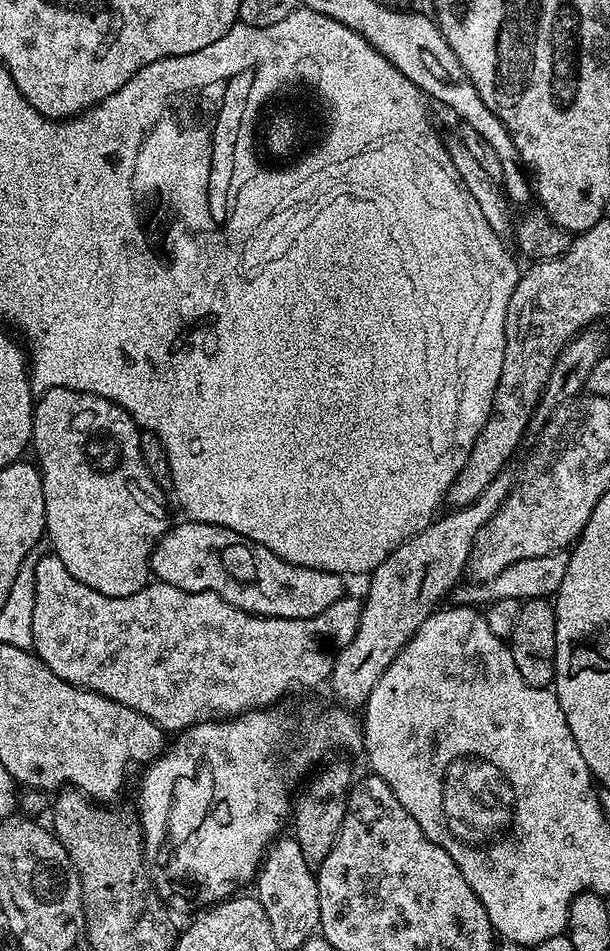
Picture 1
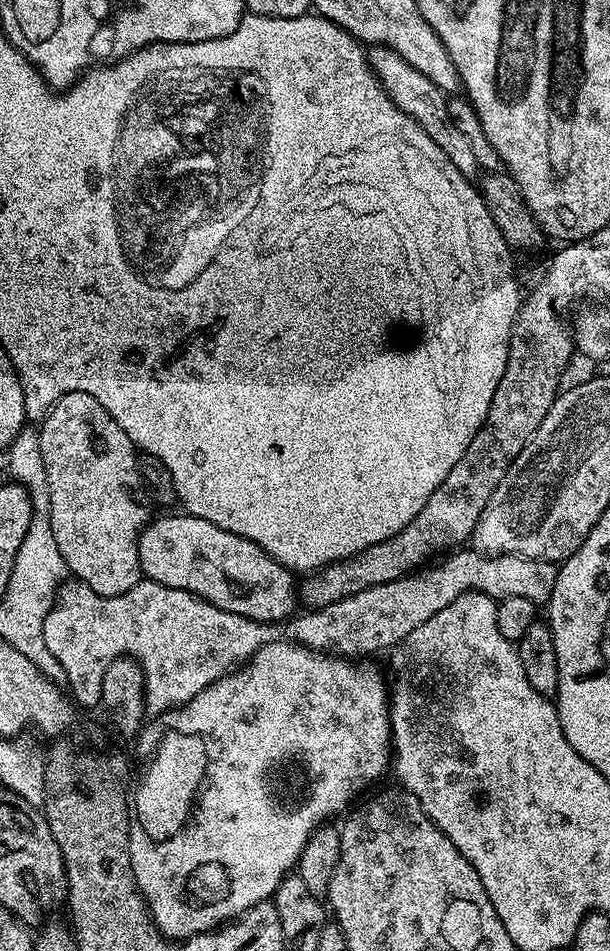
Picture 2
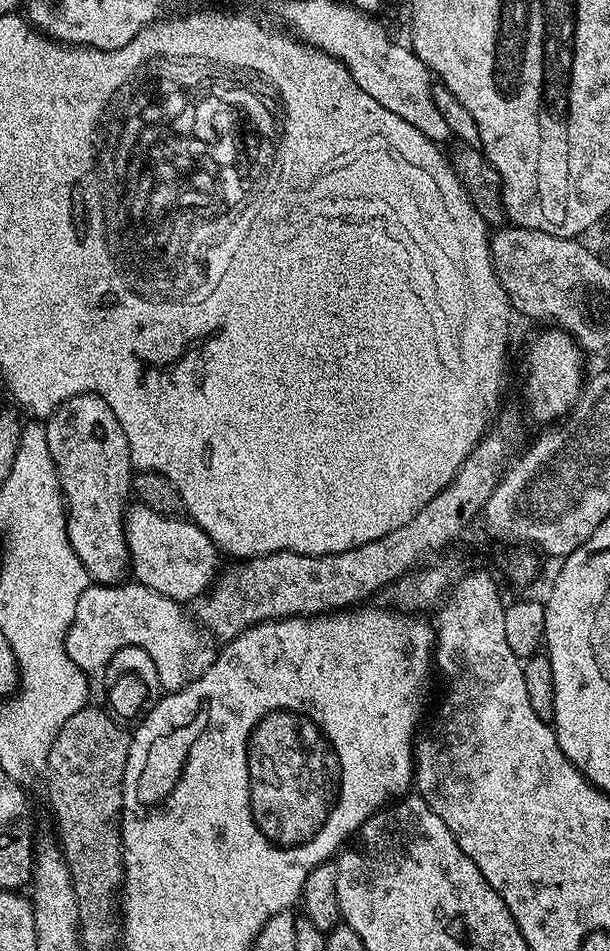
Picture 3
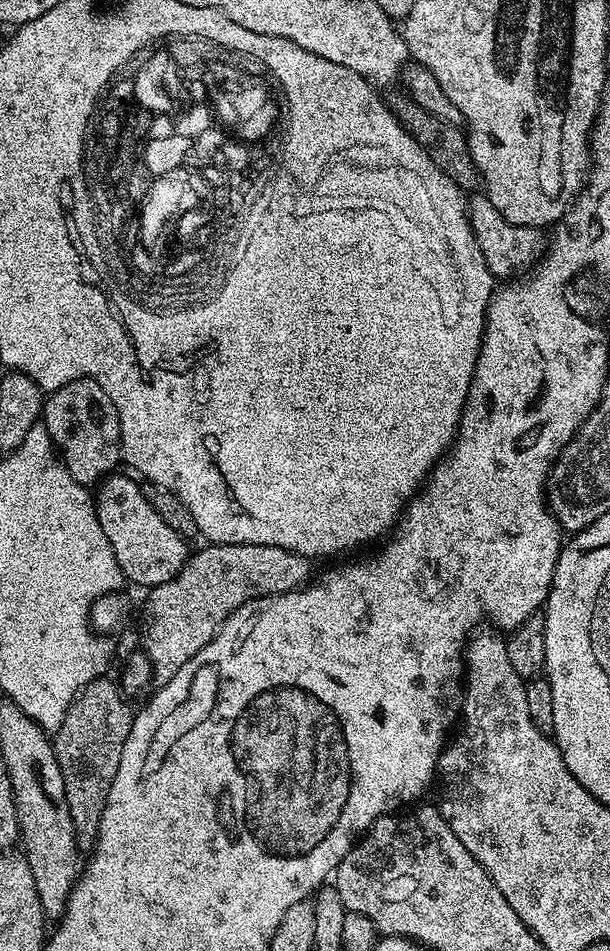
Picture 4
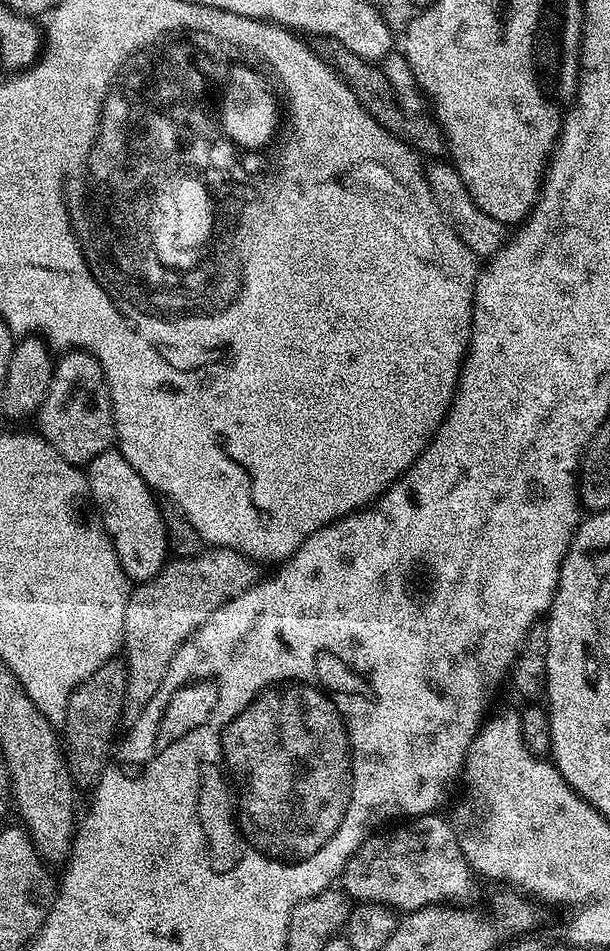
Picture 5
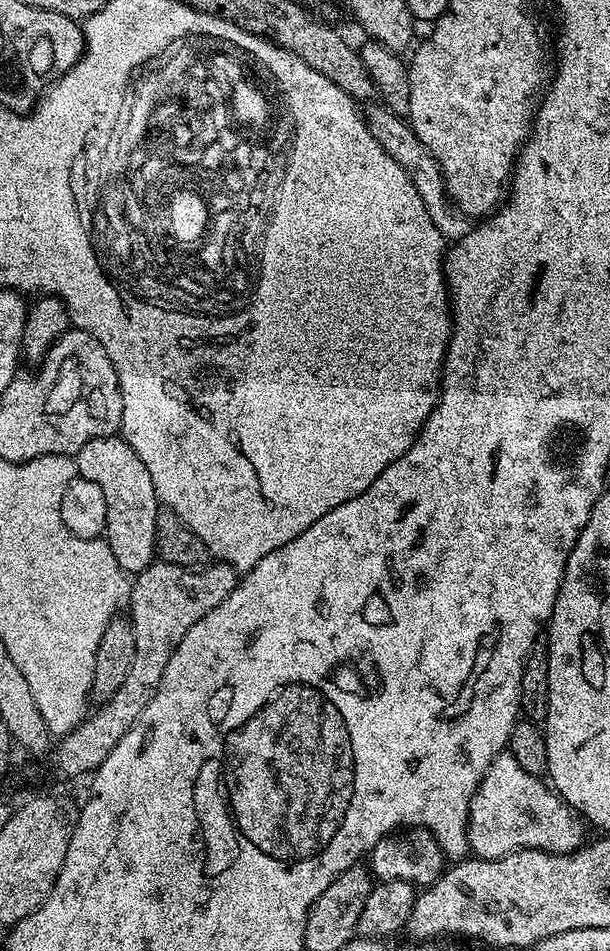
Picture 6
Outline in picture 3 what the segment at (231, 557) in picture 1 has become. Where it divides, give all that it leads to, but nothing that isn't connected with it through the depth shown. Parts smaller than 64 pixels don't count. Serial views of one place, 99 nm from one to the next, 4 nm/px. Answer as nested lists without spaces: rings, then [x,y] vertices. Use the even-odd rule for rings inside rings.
[[[136,502],[124,513],[124,533],[135,583],[150,586],[150,590],[158,590],[158,594],[177,602],[191,602],[212,587],[222,552],[191,519],[160,516]]]

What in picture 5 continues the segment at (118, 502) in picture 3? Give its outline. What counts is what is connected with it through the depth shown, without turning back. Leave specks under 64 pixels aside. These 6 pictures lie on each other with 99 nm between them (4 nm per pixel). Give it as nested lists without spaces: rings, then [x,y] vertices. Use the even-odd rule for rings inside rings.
[[[68,350],[55,361],[50,390],[38,413],[39,435],[66,458],[66,462],[87,466],[98,454],[109,451],[116,439],[112,399],[104,371],[91,352]]]

